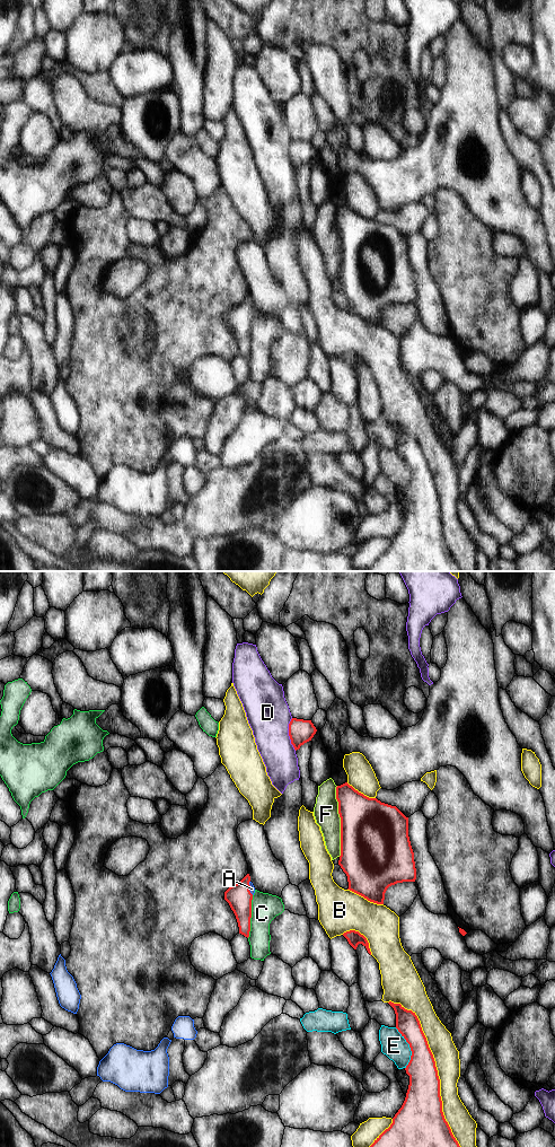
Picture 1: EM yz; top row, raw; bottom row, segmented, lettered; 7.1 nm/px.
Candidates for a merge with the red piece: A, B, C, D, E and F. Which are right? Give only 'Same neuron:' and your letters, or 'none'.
Same neuron: A

